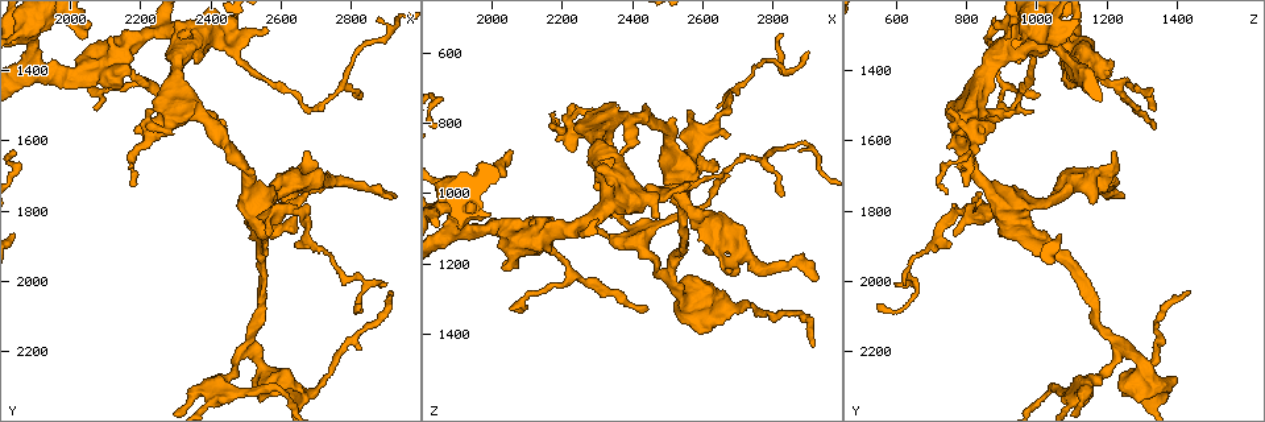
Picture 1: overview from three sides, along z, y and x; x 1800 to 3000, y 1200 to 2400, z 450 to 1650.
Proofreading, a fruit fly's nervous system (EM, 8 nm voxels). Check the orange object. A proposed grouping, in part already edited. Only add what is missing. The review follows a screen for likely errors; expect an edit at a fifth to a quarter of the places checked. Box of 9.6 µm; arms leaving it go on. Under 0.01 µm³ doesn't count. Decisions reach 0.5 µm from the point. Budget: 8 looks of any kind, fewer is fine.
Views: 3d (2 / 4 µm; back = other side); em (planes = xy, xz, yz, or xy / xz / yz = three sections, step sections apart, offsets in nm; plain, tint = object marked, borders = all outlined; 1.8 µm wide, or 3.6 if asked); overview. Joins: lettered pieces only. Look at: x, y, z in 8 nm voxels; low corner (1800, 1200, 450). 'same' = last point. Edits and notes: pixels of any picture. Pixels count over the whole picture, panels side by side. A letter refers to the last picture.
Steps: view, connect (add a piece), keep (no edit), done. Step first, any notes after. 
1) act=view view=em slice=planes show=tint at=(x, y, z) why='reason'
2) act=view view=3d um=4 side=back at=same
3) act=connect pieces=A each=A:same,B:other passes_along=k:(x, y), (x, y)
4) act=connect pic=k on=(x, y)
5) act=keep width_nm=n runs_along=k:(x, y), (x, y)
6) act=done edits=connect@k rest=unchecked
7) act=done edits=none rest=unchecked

act=view view=em um=3.6 slice=planes show=borders at=(2920, 2030, 1440) why='long arm stops here'

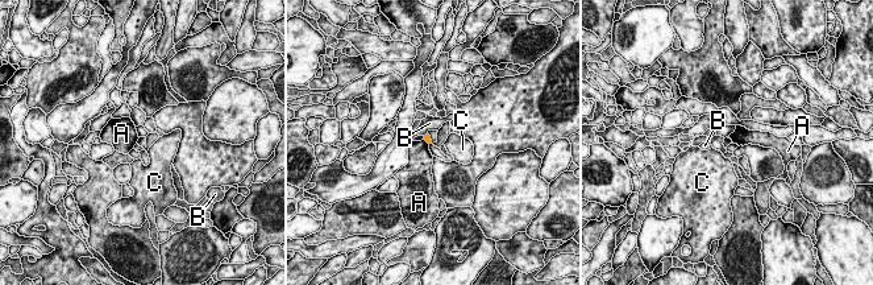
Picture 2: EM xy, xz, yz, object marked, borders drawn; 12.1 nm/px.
act=keep each=A:other,B:other,C:other border=2:(424, 139), (428, 145) found='no lettered piece goes on from it'

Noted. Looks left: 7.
act=view view=em slice=planes show=borders at=(2450, 1560, 1320) why='branch stops here'

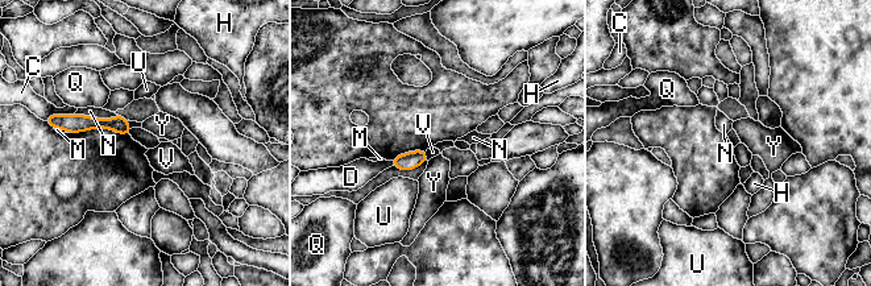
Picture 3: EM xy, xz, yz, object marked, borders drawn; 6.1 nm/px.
act=keep longest_contact=N:280nm each=C:other,D:other,H:other,M:other,N:other,Q:other,U:other,V:other,Y:other border=3:(426, 150), (428, 160) found='no lettered piece goes on from it'

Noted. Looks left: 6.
act=view view=3d um=2 at=(2550, 1280, 970) why='an open end'

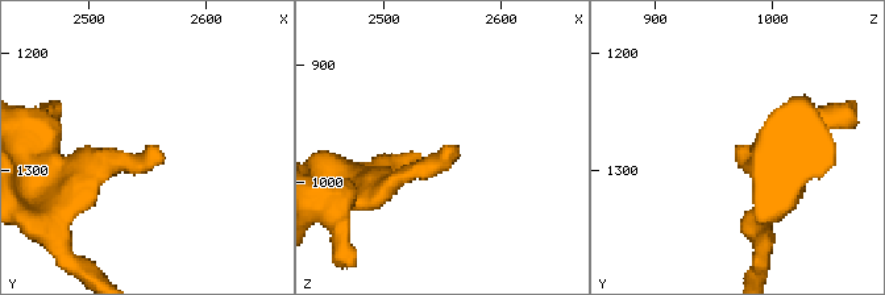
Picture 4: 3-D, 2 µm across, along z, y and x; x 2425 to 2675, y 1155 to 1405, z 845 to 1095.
act=view view=em slice=xy step=16 show=borders at=(2560, 1282, 968)

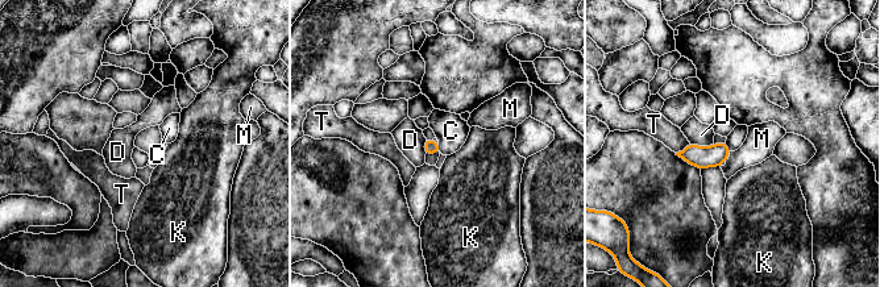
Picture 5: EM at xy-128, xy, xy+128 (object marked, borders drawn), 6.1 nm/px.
act=view view=em slice=planes show=borders at=same why='cut it another way'

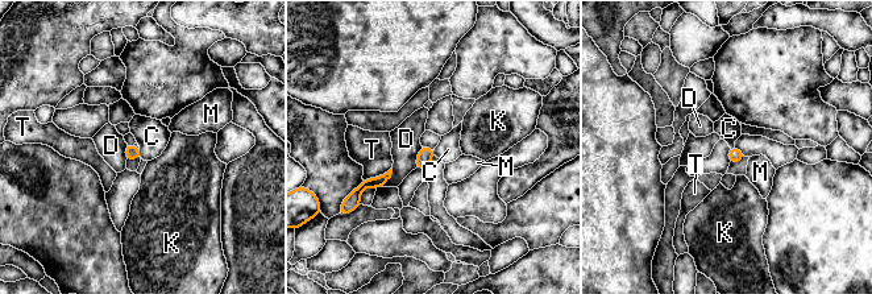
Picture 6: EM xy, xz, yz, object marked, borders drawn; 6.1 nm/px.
act=connect pic=6 on=(152, 136) longest_contact=T:190nm each=C:same,D:other,K:other,M:other,T:other passes_along=6:(132, 152), (140, 154), (152, 136) found='it goes on there'

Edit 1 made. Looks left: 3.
act=done edits=connect@6 rest=unchecked

